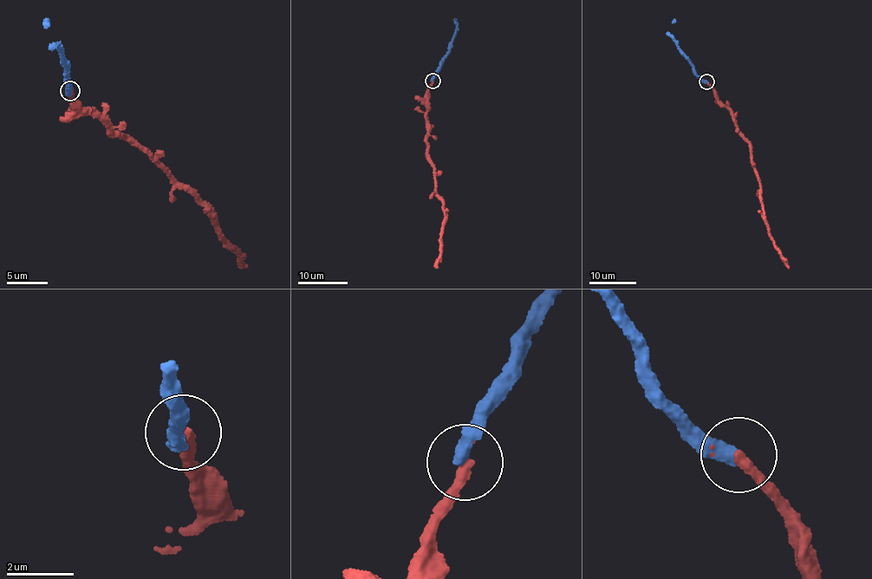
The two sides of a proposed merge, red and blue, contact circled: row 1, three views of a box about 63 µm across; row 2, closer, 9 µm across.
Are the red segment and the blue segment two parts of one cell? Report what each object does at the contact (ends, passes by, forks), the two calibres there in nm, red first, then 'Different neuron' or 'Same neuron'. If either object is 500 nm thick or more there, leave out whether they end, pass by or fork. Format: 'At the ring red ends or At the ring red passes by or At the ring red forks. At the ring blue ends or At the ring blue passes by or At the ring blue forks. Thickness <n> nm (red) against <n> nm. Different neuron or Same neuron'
At the ring red ends. At the ring blue ends. Thickness 320 nm (red) against 460 nm. Same neuron

